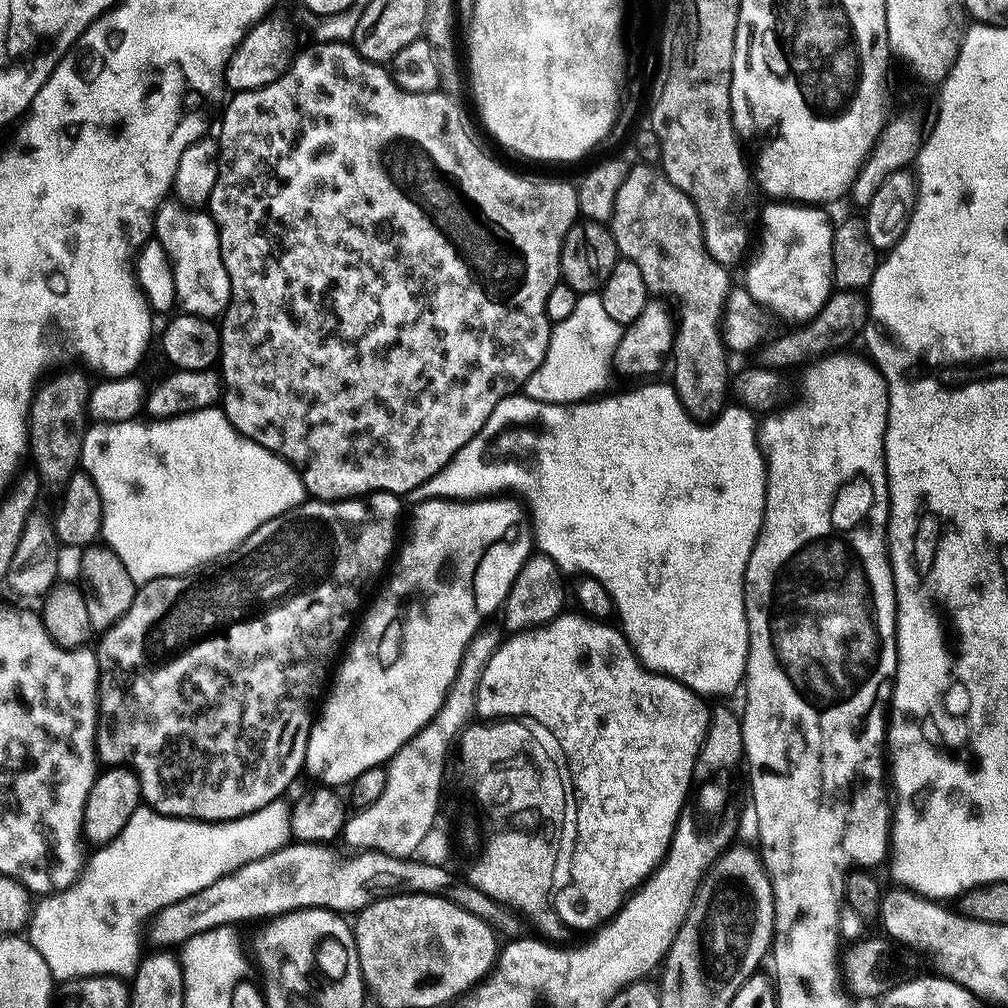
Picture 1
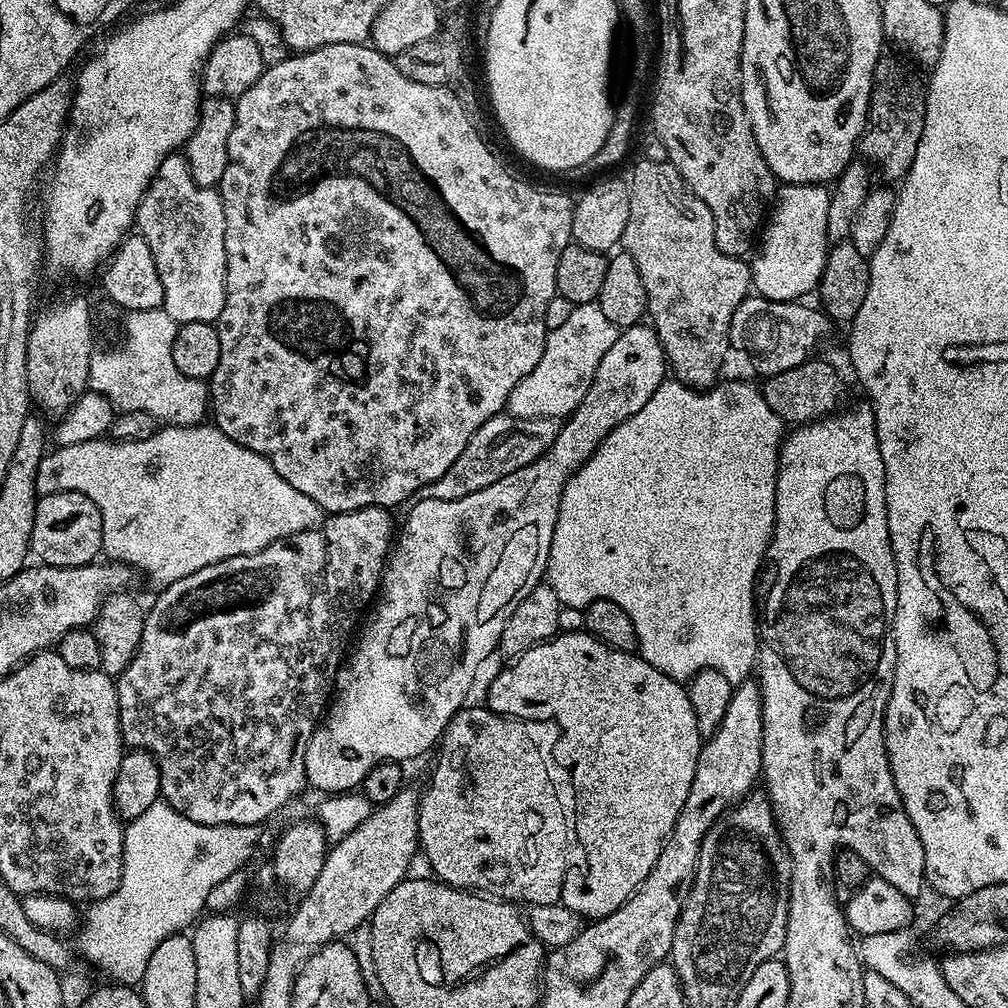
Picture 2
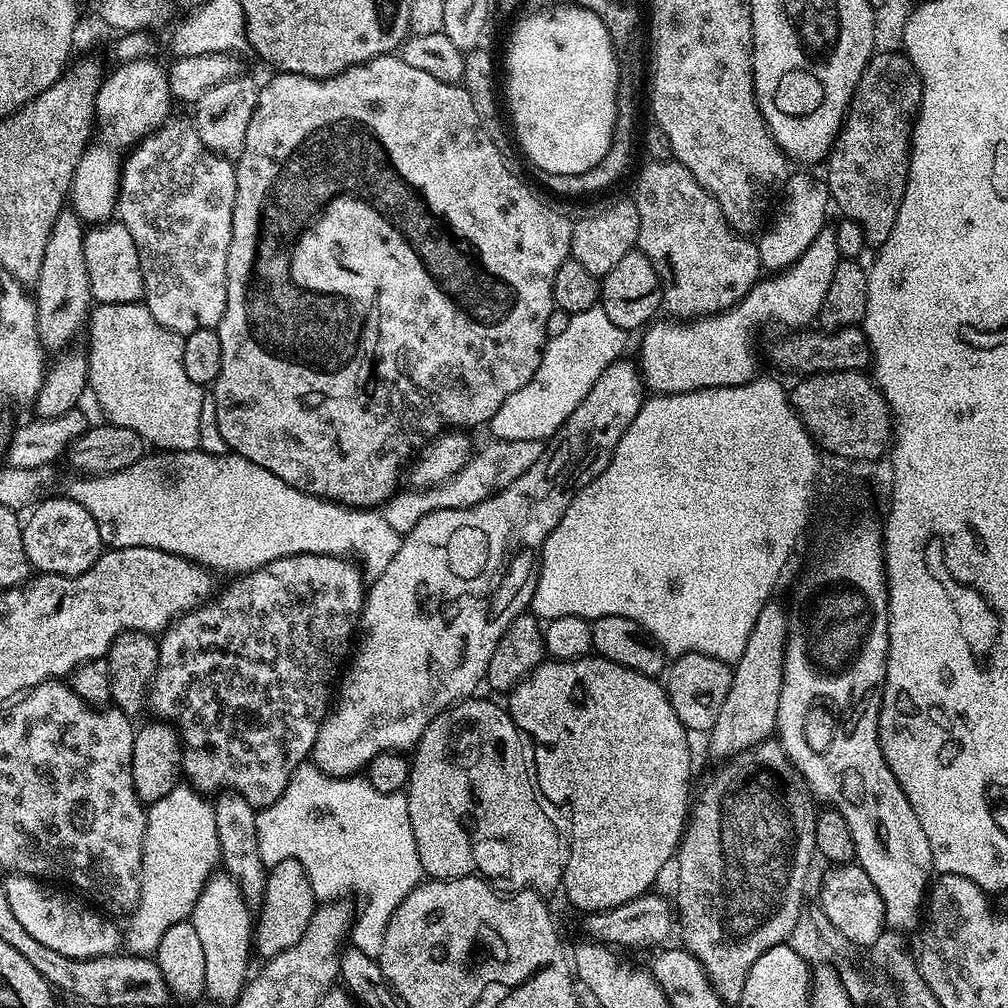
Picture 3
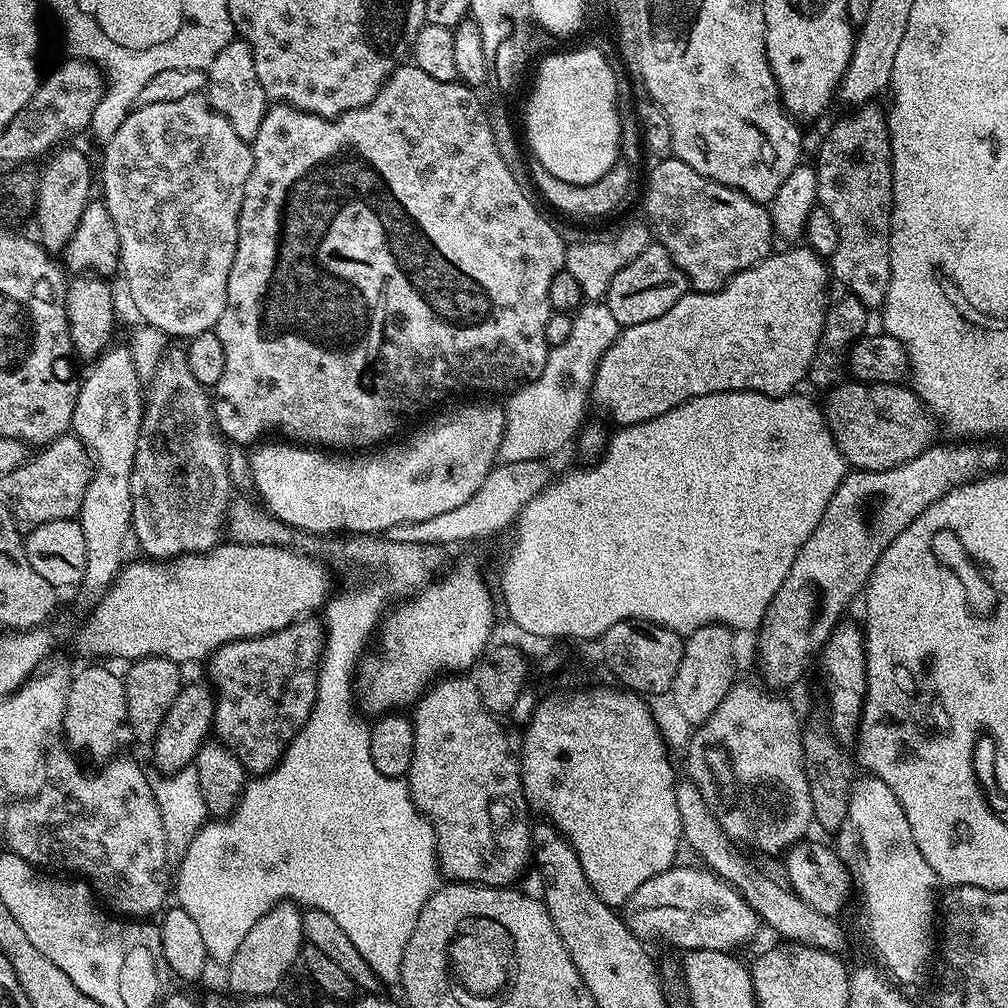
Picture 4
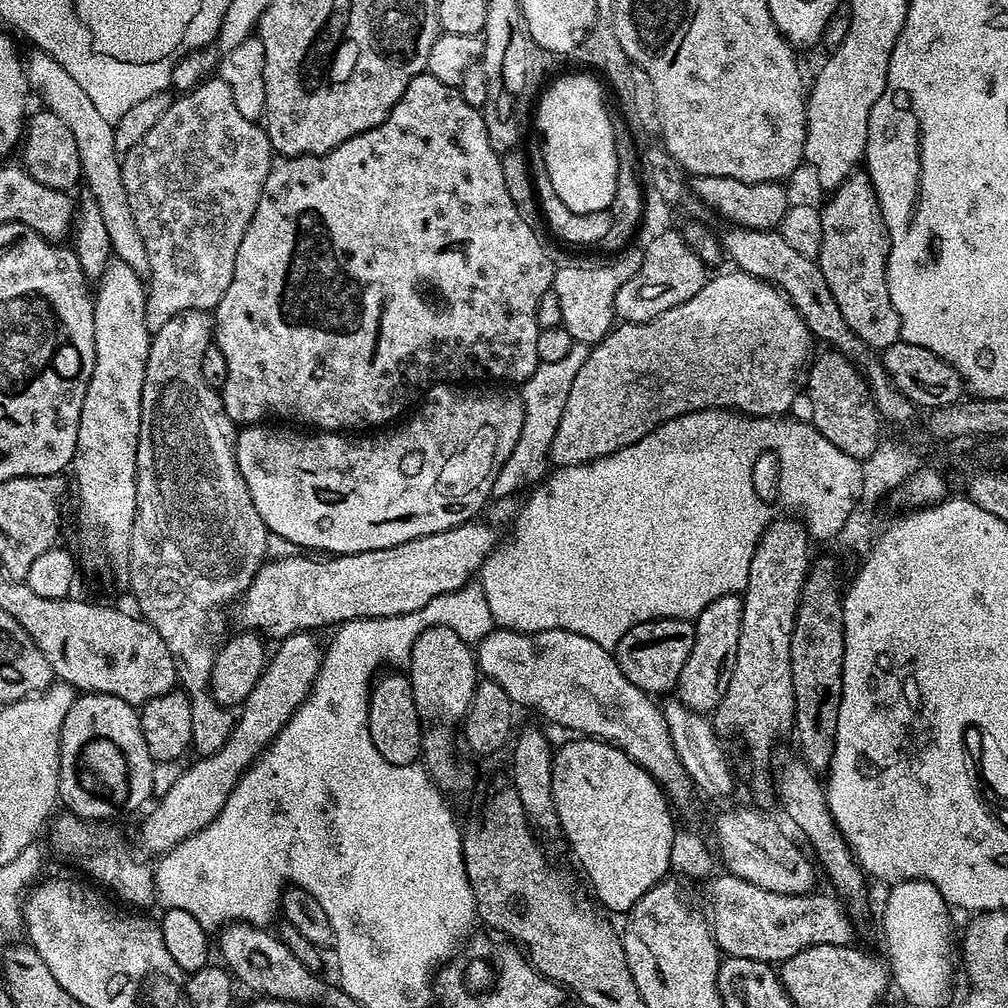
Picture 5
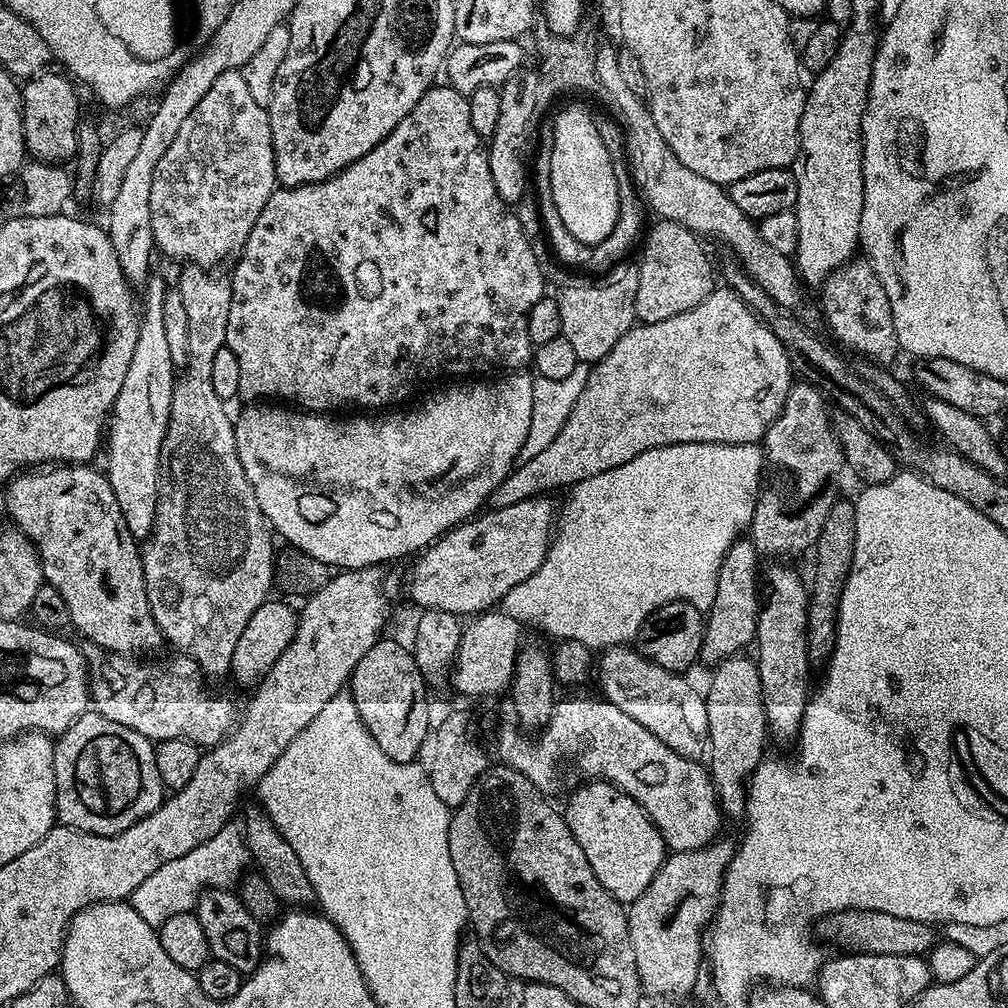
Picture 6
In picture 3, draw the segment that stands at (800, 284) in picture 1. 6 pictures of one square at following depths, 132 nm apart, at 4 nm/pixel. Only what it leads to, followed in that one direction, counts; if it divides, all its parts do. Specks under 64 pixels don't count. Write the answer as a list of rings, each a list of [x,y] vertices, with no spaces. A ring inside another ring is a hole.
[[[793,171],[784,181],[782,192],[783,195],[788,195],[784,200],[784,205],[777,210],[772,225],[770,225],[770,220],[770,223],[758,236],[760,263],[772,274],[783,272],[794,262],[798,262],[798,258],[802,258],[802,254],[806,254],[806,246],[810,246],[810,242],[814,242],[814,238],[818,238],[818,234],[826,226],[827,220],[824,219],[828,216],[828,208],[830,209],[827,183],[821,177],[819,180],[818,177],[811,176],[808,173],[811,171],[796,171]]]

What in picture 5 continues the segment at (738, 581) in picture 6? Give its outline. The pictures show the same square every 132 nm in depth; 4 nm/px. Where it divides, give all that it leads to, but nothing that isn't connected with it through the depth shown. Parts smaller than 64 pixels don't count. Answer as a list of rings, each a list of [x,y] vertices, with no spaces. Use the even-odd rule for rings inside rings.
[[[739,595],[723,596],[710,602],[710,606],[696,617],[694,650],[690,650],[690,658],[686,658],[686,666],[682,666],[682,674],[674,689],[680,703],[690,710],[711,714],[716,711],[718,702],[722,702],[726,686],[730,686],[734,658],[738,654],[738,629],[742,626],[743,605]]]

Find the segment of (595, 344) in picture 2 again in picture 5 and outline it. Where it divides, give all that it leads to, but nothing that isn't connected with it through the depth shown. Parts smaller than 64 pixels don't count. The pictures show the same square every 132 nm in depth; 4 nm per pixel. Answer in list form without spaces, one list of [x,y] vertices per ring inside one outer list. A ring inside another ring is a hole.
[[[573,343],[570,354],[558,362],[539,364],[534,374],[519,389],[518,395],[524,407],[522,418],[522,434],[518,434],[518,442],[514,442],[514,450],[510,450],[510,458],[502,462],[502,470],[494,478],[493,493],[519,494],[523,488],[536,484],[550,468],[548,455],[554,442],[554,434],[558,434],[558,422],[562,418],[562,409],[566,407],[566,398],[570,394],[570,386],[582,362],[586,362],[589,345]]]

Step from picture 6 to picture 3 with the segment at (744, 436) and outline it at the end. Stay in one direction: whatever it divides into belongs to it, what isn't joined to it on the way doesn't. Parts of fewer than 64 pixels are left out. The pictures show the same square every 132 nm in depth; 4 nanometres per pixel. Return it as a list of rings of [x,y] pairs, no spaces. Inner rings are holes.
[[[825,226],[806,246],[806,254],[798,258],[783,272],[769,275],[756,281],[756,285],[738,301],[735,308],[727,308],[725,312],[717,312],[715,316],[701,316],[695,320],[681,322],[676,318],[657,319],[647,325],[643,333],[644,341],[640,344],[640,360],[638,367],[644,381],[644,387],[649,393],[676,393],[698,391],[703,388],[735,387],[744,384],[757,375],[756,356],[752,353],[752,335],[759,324],[785,324],[788,330],[800,330],[803,324],[808,324],[817,319],[822,306],[822,298],[826,298],[826,289],[829,288],[834,278],[834,270],[841,262],[838,250],[836,229]]]

